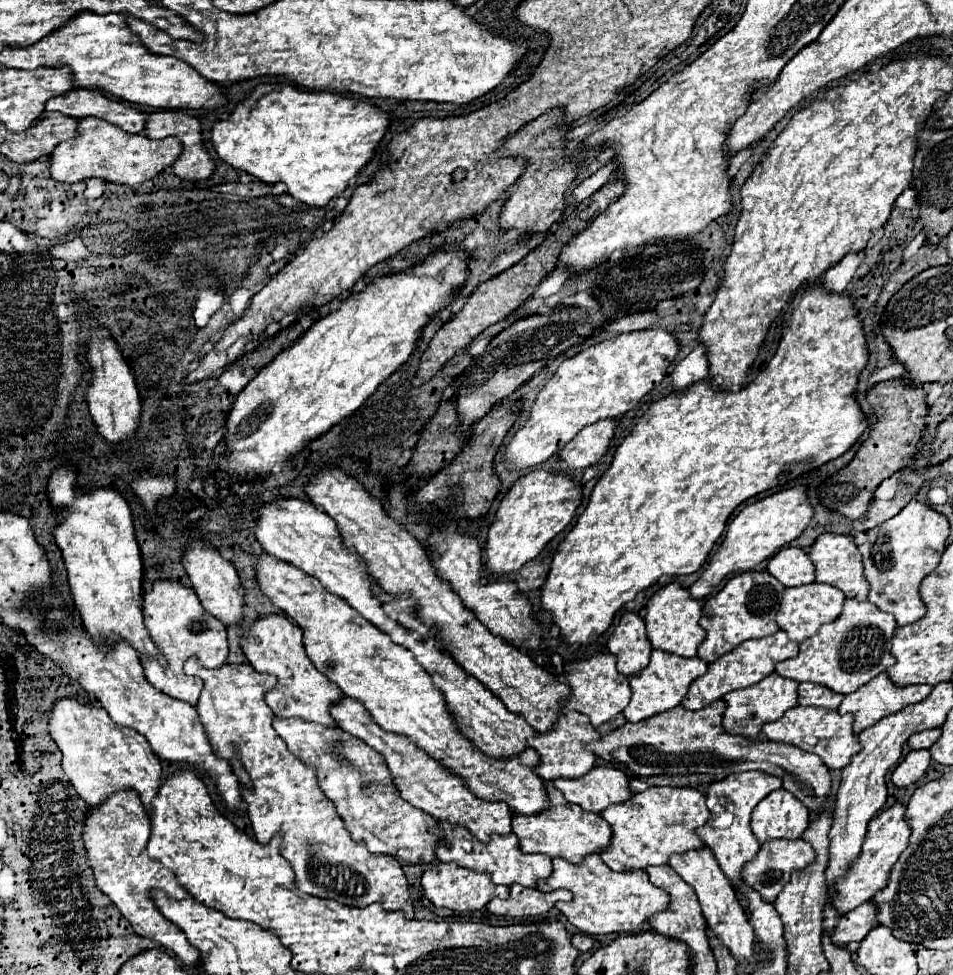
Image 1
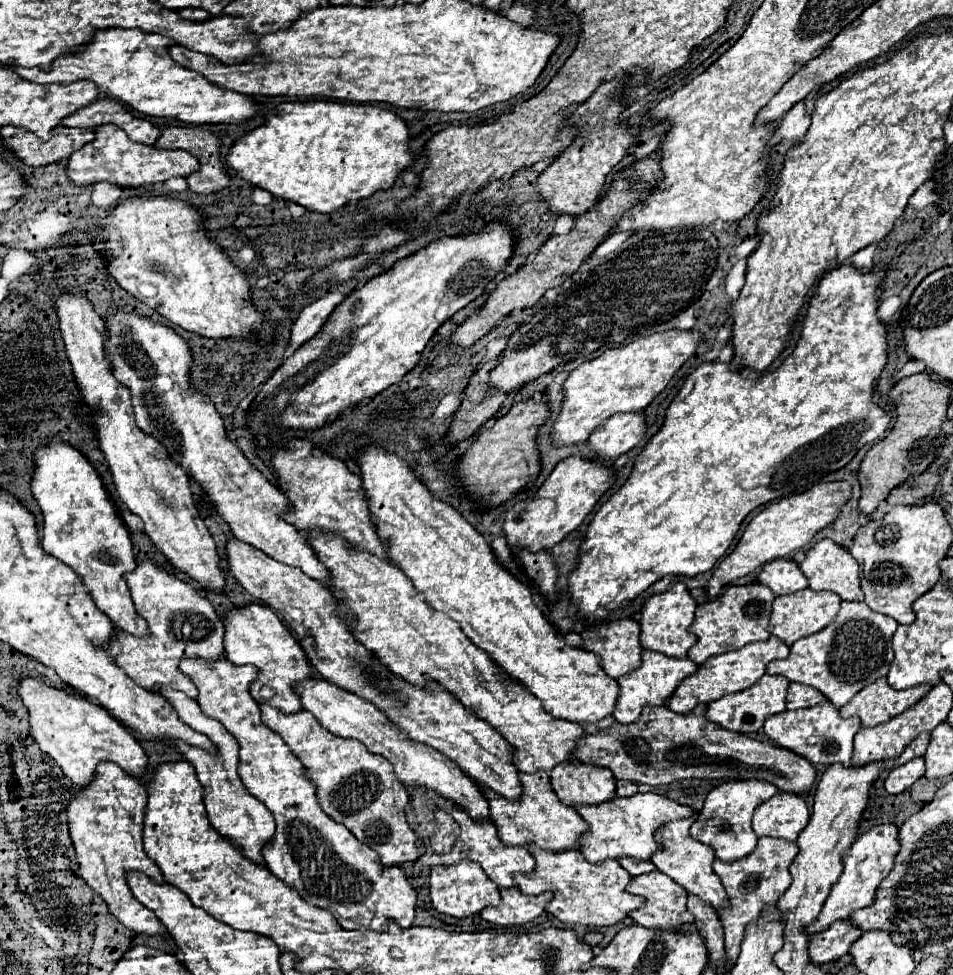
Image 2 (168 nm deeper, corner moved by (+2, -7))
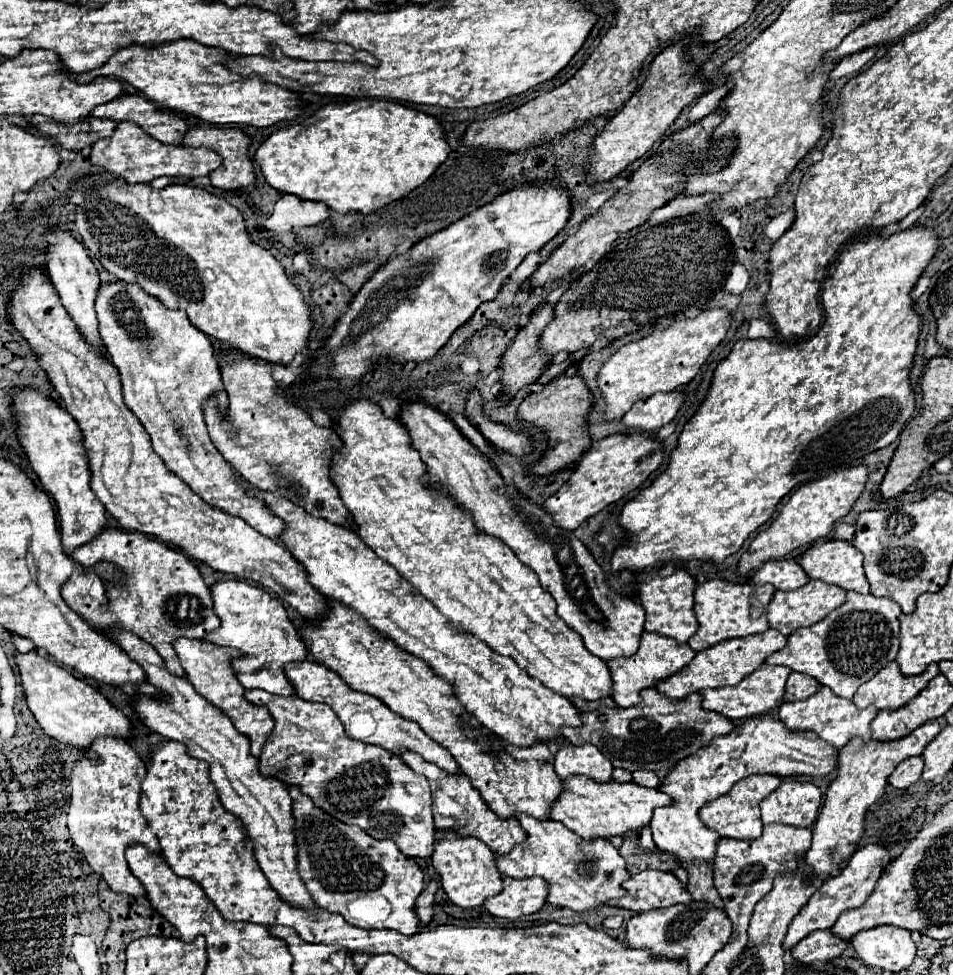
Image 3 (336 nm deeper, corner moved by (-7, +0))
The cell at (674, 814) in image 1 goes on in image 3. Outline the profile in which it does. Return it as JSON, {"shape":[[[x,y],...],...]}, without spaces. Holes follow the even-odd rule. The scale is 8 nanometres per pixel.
{"shape":[[[571,777],[563,783],[565,789],[561,797],[557,799],[557,805],[553,805],[553,821],[561,821],[567,829],[577,833],[583,839],[595,839],[603,837],[609,839],[613,835],[625,837],[627,833],[639,835],[643,827],[649,825],[653,811],[657,807],[669,807],[673,805],[673,799],[659,791],[641,787],[637,783],[617,783],[611,781],[609,785],[595,785],[595,781],[589,781],[585,777]]]}

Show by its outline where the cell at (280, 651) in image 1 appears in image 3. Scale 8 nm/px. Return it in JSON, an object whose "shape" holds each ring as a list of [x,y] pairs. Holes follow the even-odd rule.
{"shape":[[[223,579],[215,583],[211,587],[211,595],[215,603],[213,605],[215,613],[221,619],[221,627],[211,631],[205,637],[205,641],[211,641],[223,647],[237,647],[245,653],[233,665],[241,685],[245,689],[263,689],[263,691],[285,695],[285,697],[295,695],[295,689],[285,675],[285,665],[291,661],[305,661],[307,647],[299,631],[287,617],[283,603],[277,597],[269,595],[267,591],[235,579]]]}

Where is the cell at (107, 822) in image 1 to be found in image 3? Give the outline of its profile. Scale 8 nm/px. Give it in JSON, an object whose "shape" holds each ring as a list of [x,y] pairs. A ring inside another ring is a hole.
{"shape":[[[101,737],[101,741],[93,741],[89,753],[77,761],[71,775],[69,833],[91,869],[99,873],[115,893],[127,893],[129,897],[145,897],[145,889],[129,871],[125,849],[143,845],[159,853],[159,841],[139,809],[139,793],[145,775],[145,763],[121,737]]]}

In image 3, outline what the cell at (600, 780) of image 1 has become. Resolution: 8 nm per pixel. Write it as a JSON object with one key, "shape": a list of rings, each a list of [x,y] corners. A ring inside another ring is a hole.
{"shape":[[[591,743],[579,747],[563,745],[555,755],[555,773],[561,781],[583,775],[597,783],[609,783],[613,779],[613,765]]]}

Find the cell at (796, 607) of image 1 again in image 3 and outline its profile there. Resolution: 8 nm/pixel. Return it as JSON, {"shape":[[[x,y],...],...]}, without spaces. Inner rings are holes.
{"shape":[[[811,579],[807,585],[803,585],[795,591],[775,591],[775,595],[769,603],[769,609],[767,609],[767,617],[769,617],[769,625],[787,637],[801,627],[809,627],[809,625],[825,619],[831,611],[835,611],[843,603],[845,603],[845,591],[843,589]]]}

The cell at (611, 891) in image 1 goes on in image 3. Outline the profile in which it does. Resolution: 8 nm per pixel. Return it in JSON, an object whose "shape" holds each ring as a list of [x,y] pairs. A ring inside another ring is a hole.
{"shape":[[[521,817],[521,827],[525,829],[529,841],[525,845],[517,845],[509,857],[497,857],[497,869],[503,875],[509,875],[513,879],[529,879],[533,875],[543,877],[549,883],[549,897],[547,901],[557,907],[567,907],[571,911],[591,911],[599,905],[605,905],[611,899],[623,897],[627,891],[621,887],[625,879],[631,877],[631,873],[625,867],[625,859],[619,855],[619,851],[609,841],[581,841],[573,831],[565,829],[559,821],[533,821],[533,817]]]}

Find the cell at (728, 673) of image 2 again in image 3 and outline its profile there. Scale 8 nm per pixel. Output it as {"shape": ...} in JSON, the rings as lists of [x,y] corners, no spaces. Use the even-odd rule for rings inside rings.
{"shape":[[[769,629],[763,635],[749,635],[743,639],[727,639],[711,649],[699,651],[697,657],[685,667],[685,673],[677,673],[677,677],[669,677],[665,685],[657,685],[657,691],[671,697],[671,699],[685,699],[691,693],[699,693],[705,689],[719,689],[727,685],[737,685],[741,683],[747,675],[751,675],[755,669],[759,669],[765,659],[783,649],[787,645],[787,637],[781,635],[777,629]]]}

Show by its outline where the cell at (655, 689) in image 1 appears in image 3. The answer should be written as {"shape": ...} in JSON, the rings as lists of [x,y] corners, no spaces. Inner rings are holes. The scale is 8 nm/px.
{"shape":[[[643,633],[639,651],[633,657],[623,657],[617,661],[609,661],[609,669],[613,675],[613,701],[619,707],[633,707],[641,701],[641,691],[647,687],[655,687],[659,681],[665,681],[667,677],[679,673],[691,659],[695,657],[695,651],[689,645],[677,645],[677,641],[669,637],[659,637],[657,633]]]}

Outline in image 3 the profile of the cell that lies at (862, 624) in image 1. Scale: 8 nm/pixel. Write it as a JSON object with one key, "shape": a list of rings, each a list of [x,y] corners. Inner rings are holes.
{"shape":[[[849,591],[847,601],[837,611],[831,611],[823,621],[819,621],[811,627],[797,629],[797,633],[791,633],[787,637],[787,647],[769,655],[767,663],[769,665],[785,665],[797,673],[811,675],[821,685],[827,685],[835,695],[851,699],[861,683],[869,681],[887,663],[895,661],[895,657],[899,653],[899,615],[901,615],[901,607],[891,599],[875,597],[871,593],[861,595],[861,593]]]}

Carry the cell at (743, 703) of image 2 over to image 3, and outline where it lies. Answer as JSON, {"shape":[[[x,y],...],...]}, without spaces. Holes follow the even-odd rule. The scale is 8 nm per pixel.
{"shape":[[[761,665],[757,671],[753,671],[749,677],[745,677],[735,687],[721,687],[721,689],[707,689],[703,691],[703,707],[709,711],[717,711],[733,721],[747,721],[751,717],[761,717],[773,709],[777,709],[783,703],[785,695],[785,683],[791,675],[789,667],[775,667],[775,665]]]}

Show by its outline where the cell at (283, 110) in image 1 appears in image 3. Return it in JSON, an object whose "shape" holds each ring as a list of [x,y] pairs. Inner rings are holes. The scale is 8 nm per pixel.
{"shape":[[[355,99],[347,103],[323,105],[297,125],[277,129],[257,147],[255,161],[261,167],[265,181],[281,193],[323,201],[337,213],[371,213],[405,197],[411,189],[425,183],[447,159],[447,155],[449,145],[445,143],[441,125],[435,117],[387,99]]]}

